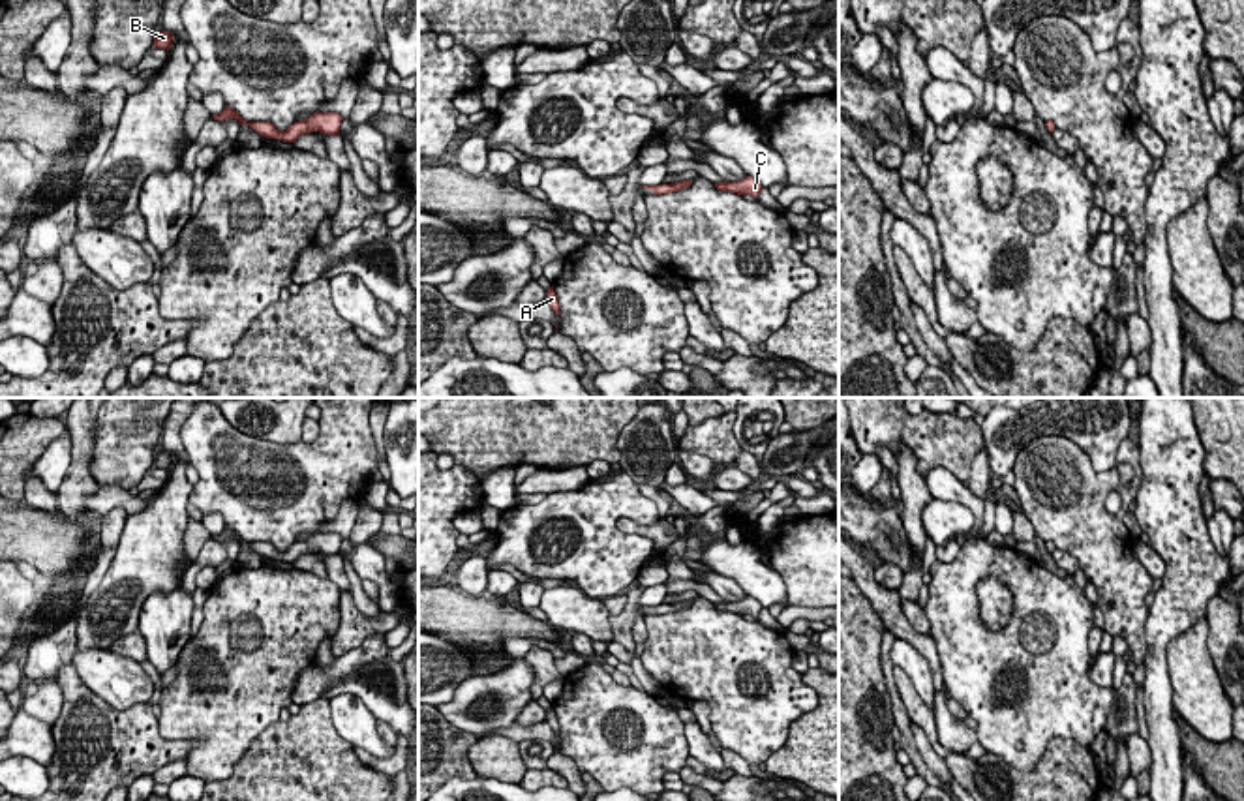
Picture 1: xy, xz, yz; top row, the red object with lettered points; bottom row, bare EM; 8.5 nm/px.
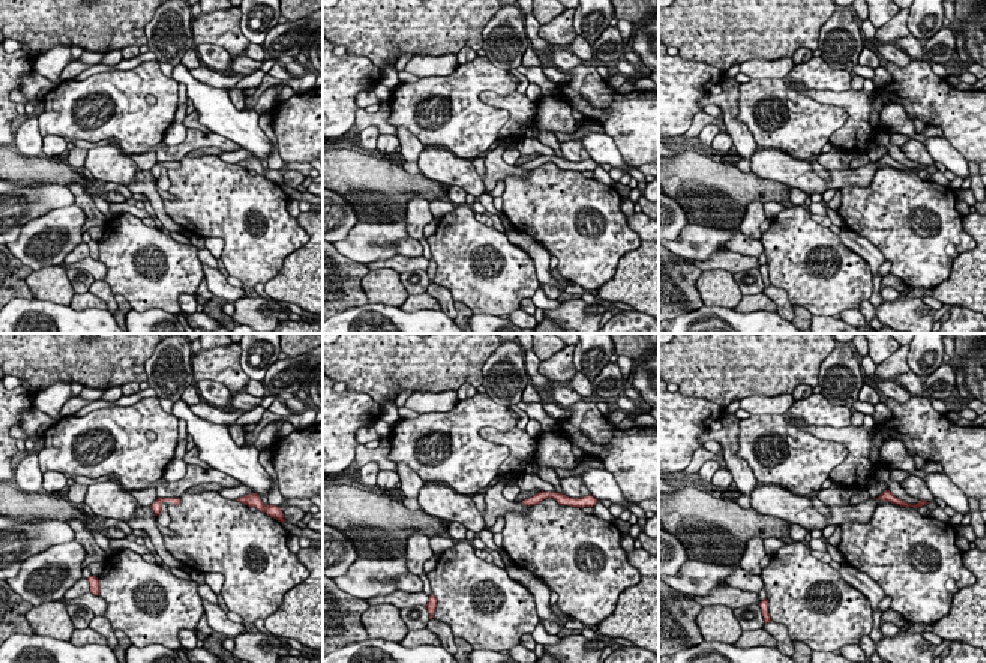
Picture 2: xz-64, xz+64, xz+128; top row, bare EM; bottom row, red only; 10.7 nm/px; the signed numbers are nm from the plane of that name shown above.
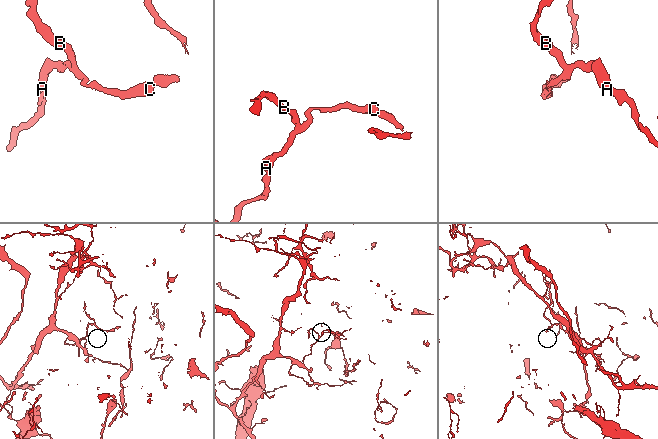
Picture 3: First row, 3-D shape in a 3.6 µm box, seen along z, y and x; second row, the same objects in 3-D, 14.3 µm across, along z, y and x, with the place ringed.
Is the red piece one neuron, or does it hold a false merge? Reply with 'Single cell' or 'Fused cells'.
Fused cells

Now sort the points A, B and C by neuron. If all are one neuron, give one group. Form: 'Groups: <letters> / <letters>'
Groups: A B / C

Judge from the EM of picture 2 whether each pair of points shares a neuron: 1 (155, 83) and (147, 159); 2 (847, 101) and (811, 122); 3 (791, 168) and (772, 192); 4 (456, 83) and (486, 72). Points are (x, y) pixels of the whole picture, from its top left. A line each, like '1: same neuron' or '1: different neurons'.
1: different neurons
2: different neurons
3: different neurons
4: same neuron

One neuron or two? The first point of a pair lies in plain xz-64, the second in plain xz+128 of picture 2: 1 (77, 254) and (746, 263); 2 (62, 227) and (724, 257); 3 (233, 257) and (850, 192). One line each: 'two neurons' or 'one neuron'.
1: two neurons
2: two neurons
3: one neuron

